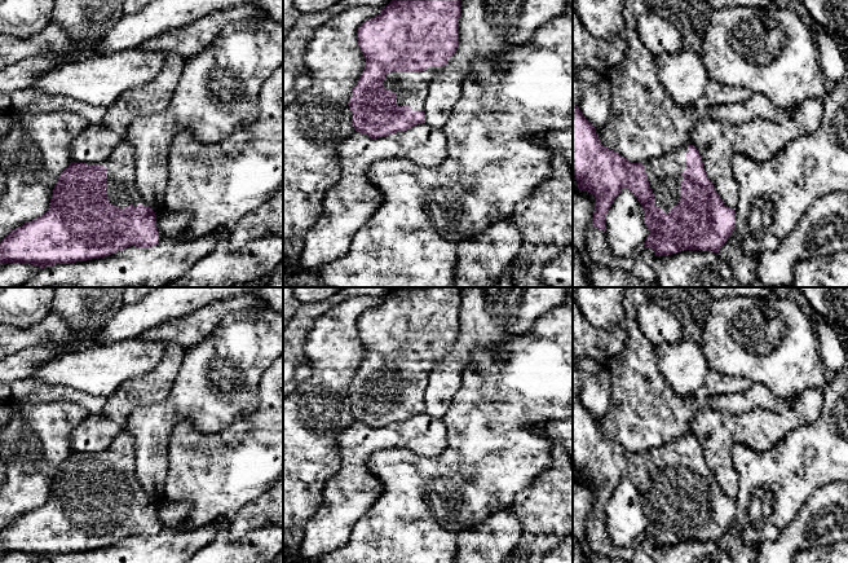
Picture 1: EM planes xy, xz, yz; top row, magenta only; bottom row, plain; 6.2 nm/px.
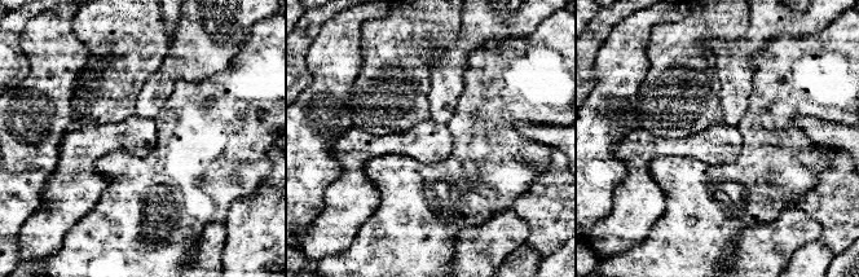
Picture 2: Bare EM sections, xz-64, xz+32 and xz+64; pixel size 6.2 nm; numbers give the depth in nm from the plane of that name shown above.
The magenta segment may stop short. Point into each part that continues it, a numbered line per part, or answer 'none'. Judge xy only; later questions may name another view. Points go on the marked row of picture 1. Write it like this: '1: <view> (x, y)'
1: xy (122, 190)

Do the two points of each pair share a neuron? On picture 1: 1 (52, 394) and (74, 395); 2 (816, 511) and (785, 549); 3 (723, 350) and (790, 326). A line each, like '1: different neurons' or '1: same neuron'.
1: same neuron
2: same neuron
3: same neuron

